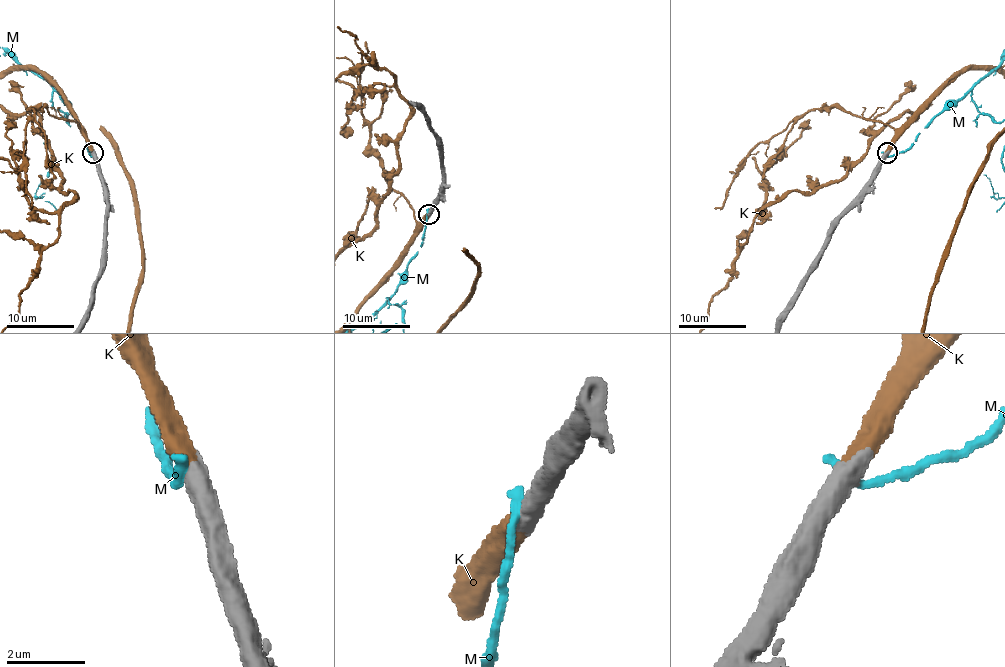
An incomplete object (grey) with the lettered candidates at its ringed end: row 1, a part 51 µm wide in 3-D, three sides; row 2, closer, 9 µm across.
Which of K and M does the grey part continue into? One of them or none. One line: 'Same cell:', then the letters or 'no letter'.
Same cell: K

